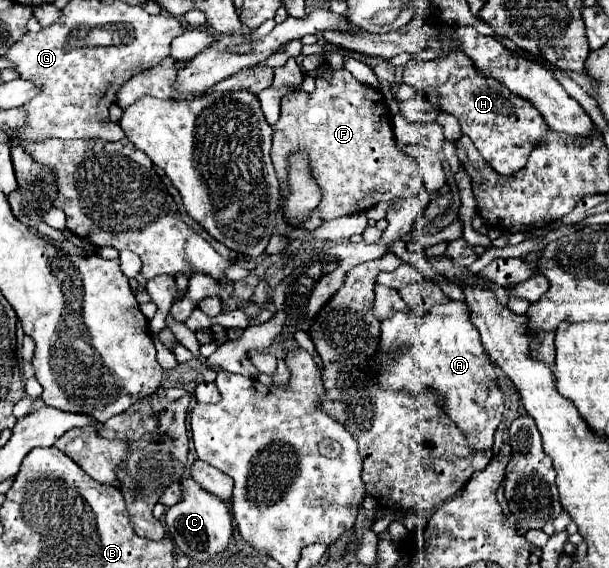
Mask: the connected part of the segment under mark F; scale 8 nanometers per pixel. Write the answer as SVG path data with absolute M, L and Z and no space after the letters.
M345 69L333 71L333 75L329 79L323 75L317 75L313 93L293 91L281 99L281 117L275 125L275 137L273 137L273 149L271 149L271 161L275 167L277 179L279 179L279 213L281 215L285 215L285 201L289 197L289 187L287 187L289 157L299 151L307 153L311 177L317 181L317 185L321 189L321 205L317 209L313 209L309 219L299 223L305 229L315 229L329 219L367 211L369 207L377 205L379 201L415 195L421 189L417 163L413 159L409 159L407 155L399 153L396 147L391 115L387 111L383 93L379 89L359 83Z

